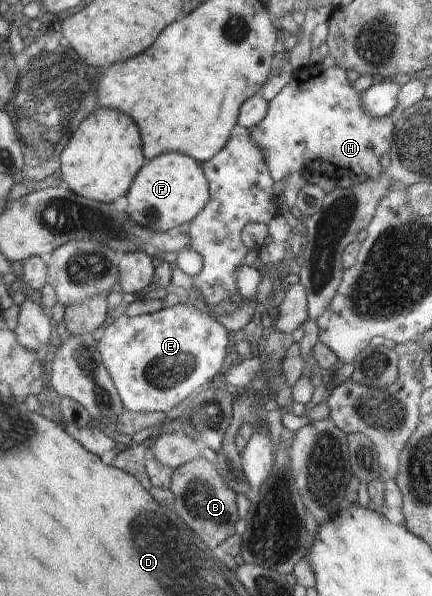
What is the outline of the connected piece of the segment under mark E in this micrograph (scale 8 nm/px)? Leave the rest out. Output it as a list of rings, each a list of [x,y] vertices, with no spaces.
[[[187,303],[136,317],[122,314],[109,323],[97,347],[125,411],[166,414],[221,372],[227,342],[227,330],[215,317]]]

